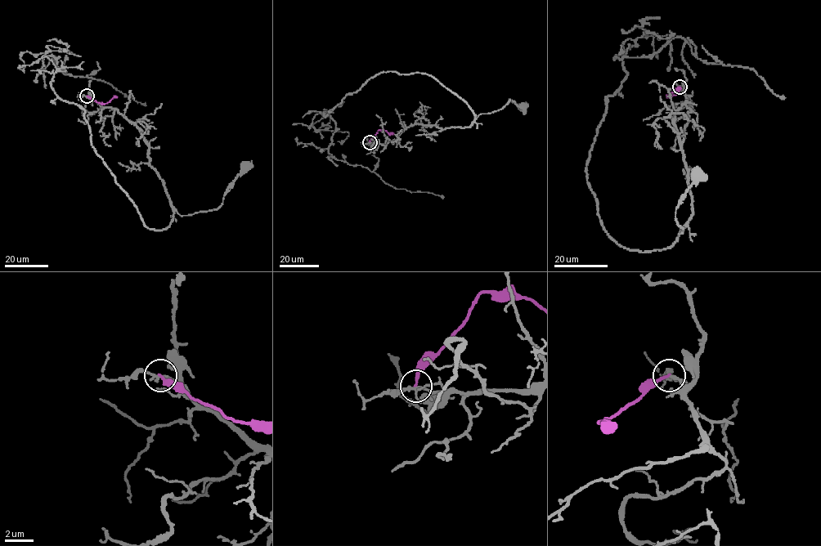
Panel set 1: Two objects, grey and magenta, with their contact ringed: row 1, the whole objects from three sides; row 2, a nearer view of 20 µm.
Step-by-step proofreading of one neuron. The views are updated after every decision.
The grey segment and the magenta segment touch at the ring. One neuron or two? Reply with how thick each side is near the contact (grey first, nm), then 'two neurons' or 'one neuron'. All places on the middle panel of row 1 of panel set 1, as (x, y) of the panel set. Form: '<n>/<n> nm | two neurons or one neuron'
200/190 nm | two neurons

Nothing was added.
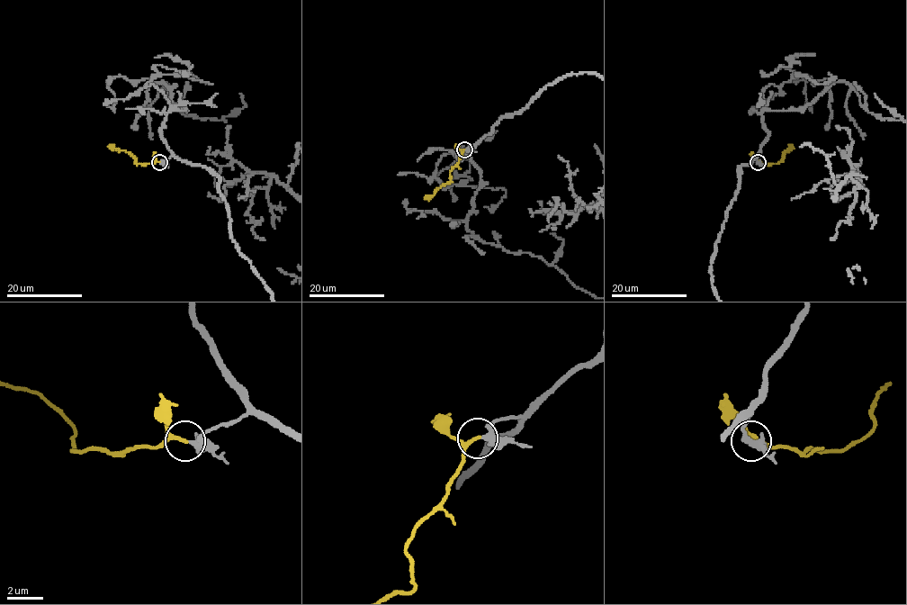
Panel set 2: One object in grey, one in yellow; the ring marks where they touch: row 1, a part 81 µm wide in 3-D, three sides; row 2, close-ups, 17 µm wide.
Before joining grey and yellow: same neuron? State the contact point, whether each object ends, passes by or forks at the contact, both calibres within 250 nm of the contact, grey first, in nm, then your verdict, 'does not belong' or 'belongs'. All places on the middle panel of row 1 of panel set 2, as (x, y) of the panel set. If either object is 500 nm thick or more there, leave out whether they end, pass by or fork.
place (464, 149); grey passes by; yellow passes by; calibres 320 and 180 nm; belongs

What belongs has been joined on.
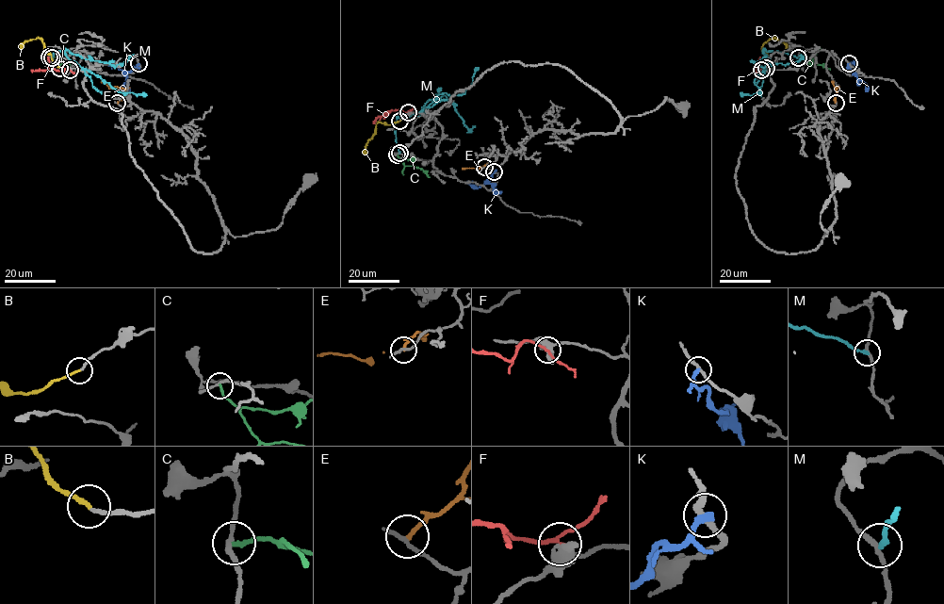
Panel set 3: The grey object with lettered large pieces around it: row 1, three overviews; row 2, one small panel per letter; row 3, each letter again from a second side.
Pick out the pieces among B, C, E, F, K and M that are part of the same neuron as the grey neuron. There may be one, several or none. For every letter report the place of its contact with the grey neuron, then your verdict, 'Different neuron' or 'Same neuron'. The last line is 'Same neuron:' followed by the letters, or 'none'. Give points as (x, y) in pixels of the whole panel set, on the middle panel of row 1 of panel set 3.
B: Touches grey at (399, 121). Same neuron
C: Touches grey at (397, 155). Different neuron
E: Touches grey at (484, 167). Different neuron
F: Touches grey at (408, 112). Different neuron
K: Touches grey at (494, 171). Different neuron
M: Touches grey at (399, 153). Different neuron
Same neuron: B

